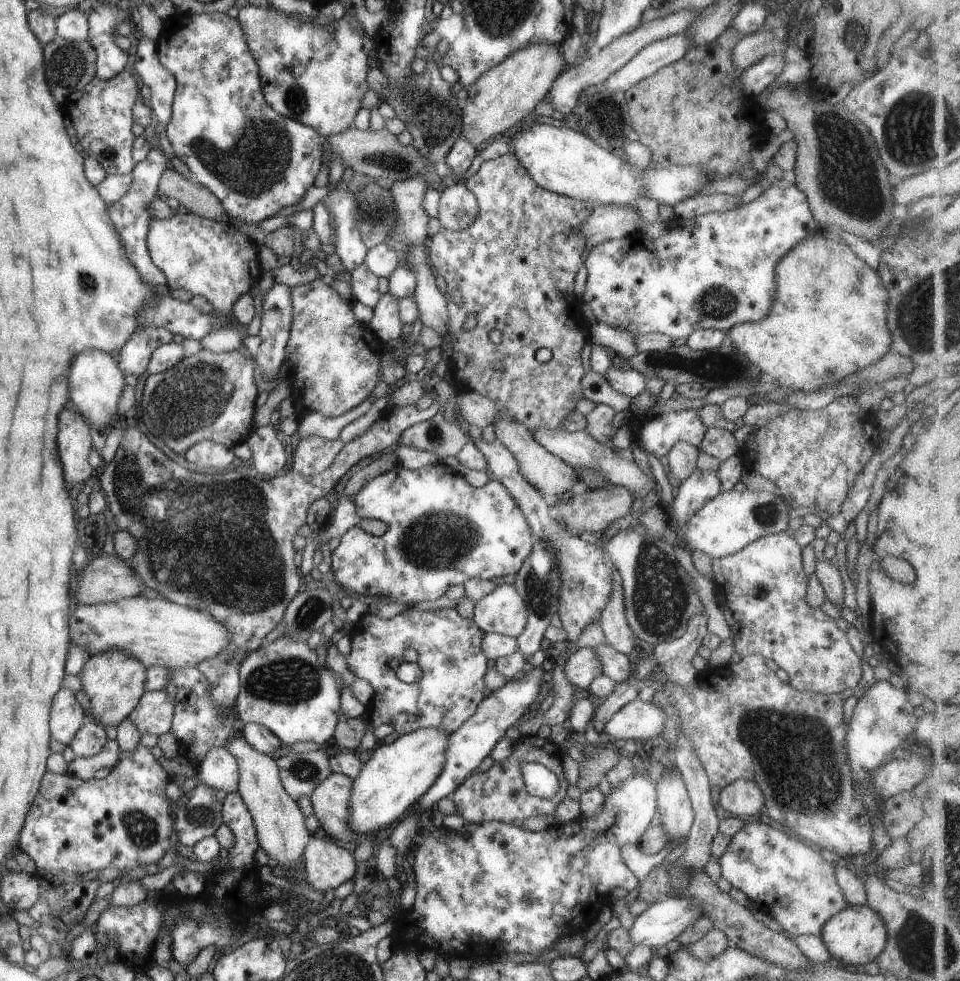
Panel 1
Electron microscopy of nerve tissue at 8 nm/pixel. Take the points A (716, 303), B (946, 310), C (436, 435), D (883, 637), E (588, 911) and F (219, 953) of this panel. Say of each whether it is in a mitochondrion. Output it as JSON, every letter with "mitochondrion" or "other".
{"A":"mitochondrion","B":"mitochondrion","C":"mitochondrion","D":"other","E":"other","F":"other"}

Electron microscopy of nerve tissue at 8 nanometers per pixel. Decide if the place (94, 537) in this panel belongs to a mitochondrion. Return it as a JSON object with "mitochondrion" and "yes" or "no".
{"mitochondrion":"no"}

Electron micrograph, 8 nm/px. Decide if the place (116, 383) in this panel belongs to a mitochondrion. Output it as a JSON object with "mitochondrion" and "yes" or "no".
{"mitochondrion":"no"}

